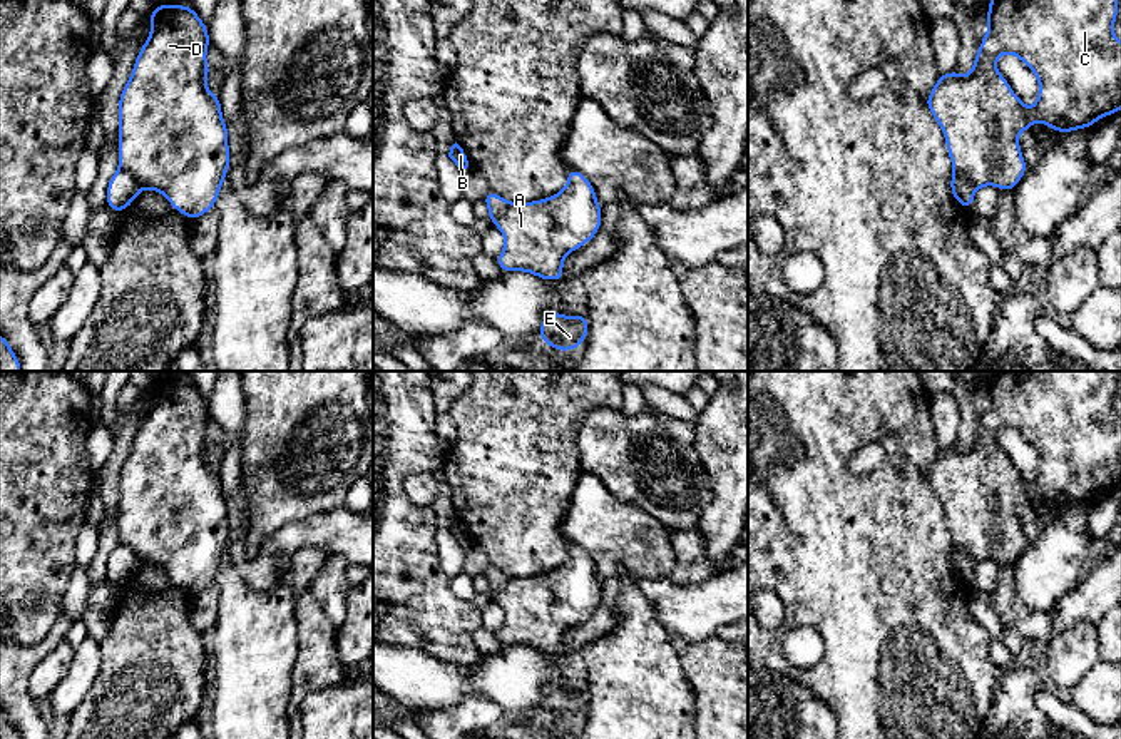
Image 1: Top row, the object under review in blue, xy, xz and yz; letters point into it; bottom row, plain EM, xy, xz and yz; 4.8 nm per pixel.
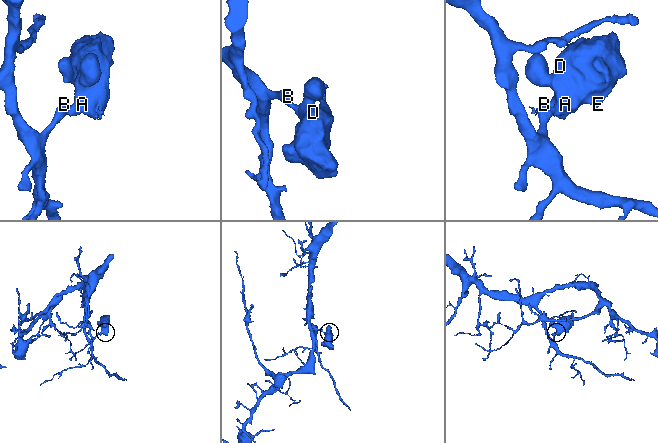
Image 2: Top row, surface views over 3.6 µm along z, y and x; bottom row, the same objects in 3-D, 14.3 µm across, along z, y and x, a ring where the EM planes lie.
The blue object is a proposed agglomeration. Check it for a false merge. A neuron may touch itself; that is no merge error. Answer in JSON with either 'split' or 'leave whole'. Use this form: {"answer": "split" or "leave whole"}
{"answer": "split"}

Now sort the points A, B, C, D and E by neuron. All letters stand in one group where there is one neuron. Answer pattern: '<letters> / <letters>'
A C D E / B

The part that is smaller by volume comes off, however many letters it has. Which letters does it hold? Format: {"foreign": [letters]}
{"foreign": ["A", "C", "D", "E"]}

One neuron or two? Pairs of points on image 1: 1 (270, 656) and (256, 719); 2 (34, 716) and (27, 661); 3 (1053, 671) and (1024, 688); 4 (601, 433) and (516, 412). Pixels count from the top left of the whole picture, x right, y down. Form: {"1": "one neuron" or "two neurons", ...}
{"1": "one neuron", "2": "one neuron", "3": "two neurons", "4": "two neurons"}

